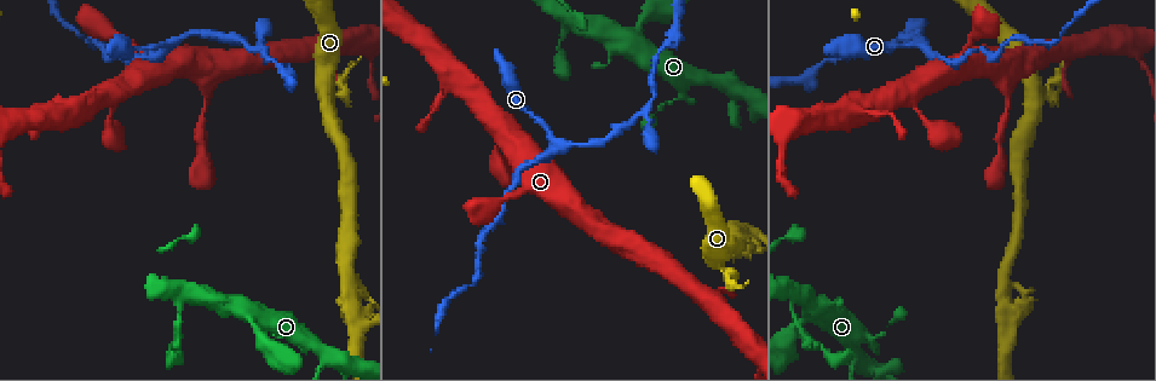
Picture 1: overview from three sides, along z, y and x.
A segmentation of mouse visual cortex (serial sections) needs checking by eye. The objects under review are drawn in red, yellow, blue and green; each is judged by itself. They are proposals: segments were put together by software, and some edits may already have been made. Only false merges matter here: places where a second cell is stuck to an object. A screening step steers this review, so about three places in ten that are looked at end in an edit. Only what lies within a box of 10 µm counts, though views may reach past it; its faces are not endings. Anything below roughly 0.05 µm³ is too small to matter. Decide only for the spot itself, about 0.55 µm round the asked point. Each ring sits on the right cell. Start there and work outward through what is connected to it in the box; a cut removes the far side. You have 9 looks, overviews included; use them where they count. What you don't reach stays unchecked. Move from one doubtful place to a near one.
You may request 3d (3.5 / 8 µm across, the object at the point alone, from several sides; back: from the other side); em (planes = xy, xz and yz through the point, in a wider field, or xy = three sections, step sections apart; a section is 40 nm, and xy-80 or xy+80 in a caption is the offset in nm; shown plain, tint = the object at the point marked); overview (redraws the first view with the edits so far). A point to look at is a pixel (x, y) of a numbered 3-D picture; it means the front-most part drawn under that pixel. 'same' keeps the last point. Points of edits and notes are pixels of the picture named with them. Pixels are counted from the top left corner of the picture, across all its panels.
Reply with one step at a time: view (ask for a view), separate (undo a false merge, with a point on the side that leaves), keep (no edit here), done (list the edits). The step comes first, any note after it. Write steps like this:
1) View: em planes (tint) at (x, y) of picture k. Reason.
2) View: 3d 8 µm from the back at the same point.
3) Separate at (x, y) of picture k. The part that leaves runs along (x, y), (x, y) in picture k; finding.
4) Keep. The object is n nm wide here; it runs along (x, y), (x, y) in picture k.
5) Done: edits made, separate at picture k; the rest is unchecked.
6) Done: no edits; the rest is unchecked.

View: 3d 3.5 µm at (1033, 95) of picture 1. Branch point.

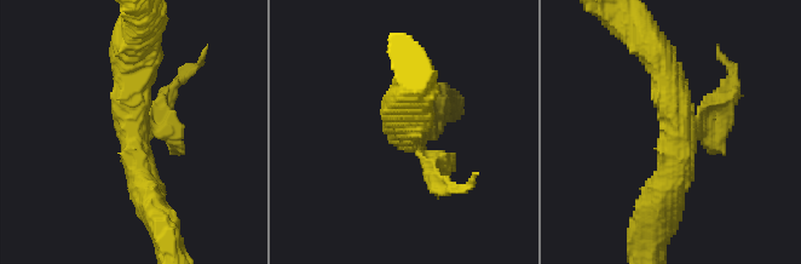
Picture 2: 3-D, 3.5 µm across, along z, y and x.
View: em xy step 1 (tint) at (133, 130) of picture 2. Shape alone is not enough.

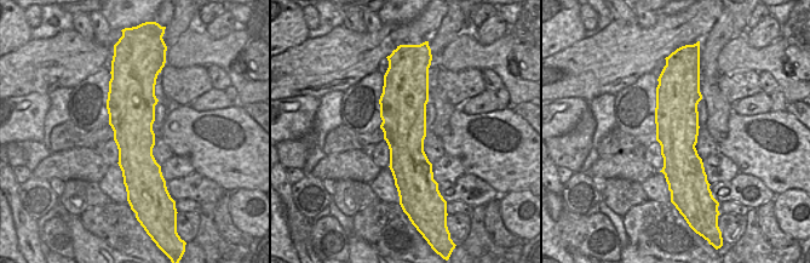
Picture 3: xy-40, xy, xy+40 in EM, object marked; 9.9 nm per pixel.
View: em planes (tint) at the same point. Another direction.

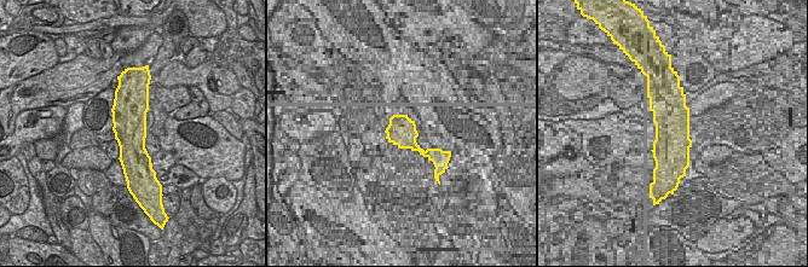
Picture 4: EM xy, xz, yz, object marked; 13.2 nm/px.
Separate at (172, 95) of picture 2. The object is 440 nm wide here; the part that leaves runs along (151, 131), (166, 124), (162, 101), (203, 56) in picture 2; a second cell is stuck on.

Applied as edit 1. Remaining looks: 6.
View: 3d 3.5 µm at (1008, 311) of picture 1. Four or more arms meet.

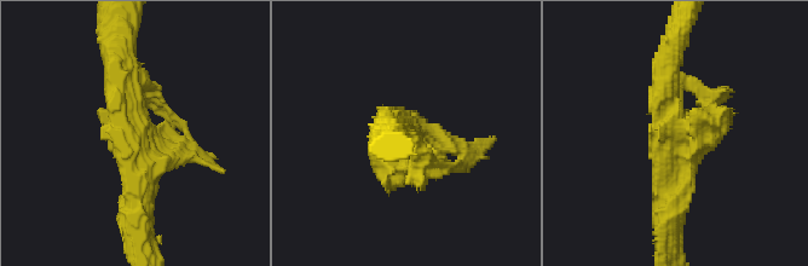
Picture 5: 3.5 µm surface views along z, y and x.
View: em xy step 5 (tint) at (138, 138) of picture 5.

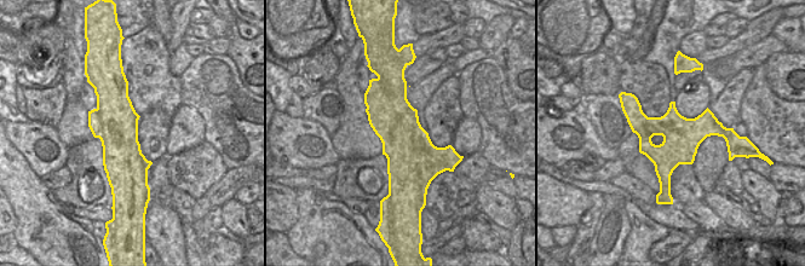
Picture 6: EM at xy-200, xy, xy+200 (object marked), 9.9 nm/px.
Separate at (180, 123) of picture 5. The part that leaves runs along (687, 137), (719, 111), (734, 115) in picture 5; a second cell is stuck on.

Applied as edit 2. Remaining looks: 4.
View: 3d 3.5 µm at (554, 142) of picture 1. Three arms meet.

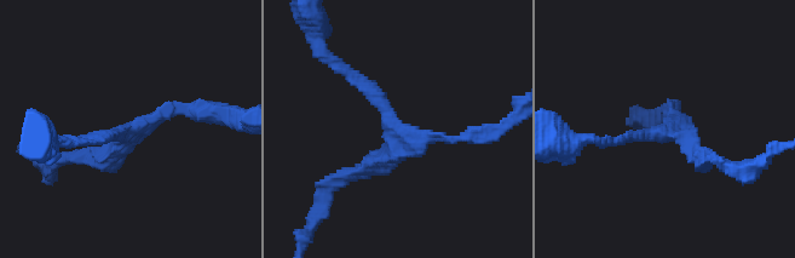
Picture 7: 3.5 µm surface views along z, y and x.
View: em xy step 2 (tint) at (393, 136) of picture 7. 3 arms meet here; the arms are 150, 150, 200 nm wide.

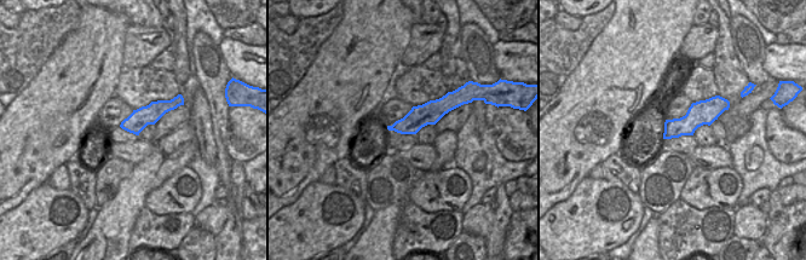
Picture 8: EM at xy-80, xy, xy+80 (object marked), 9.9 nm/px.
View: em planes (tint) at the same point.

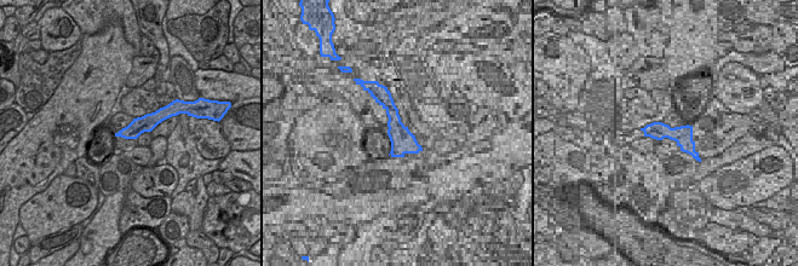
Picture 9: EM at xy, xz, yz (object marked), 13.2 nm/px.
Keep. It runs along (346, 72), (395, 135), (465, 137) in picture 7; one cell here.

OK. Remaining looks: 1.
View: 3d 3.5 µm at (642, 113) of picture 1.

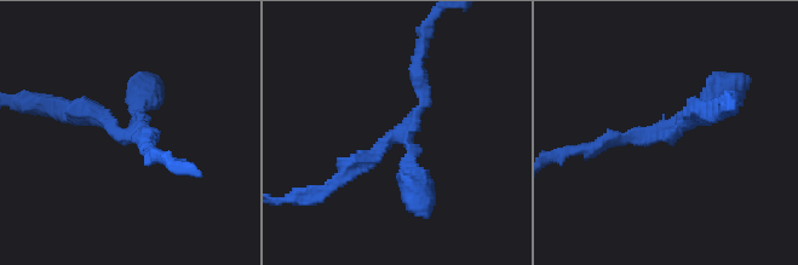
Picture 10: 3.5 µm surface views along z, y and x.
Keep. The arms are 200, 250, 250 nm wide; it runs along (338, 180), (412, 121), (424, 103), (415, 69) in picture 10; continuous, no second cell.

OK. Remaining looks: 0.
Done: edits made, separate at picture 2, separate at picture 5; the rest is unchecked.

